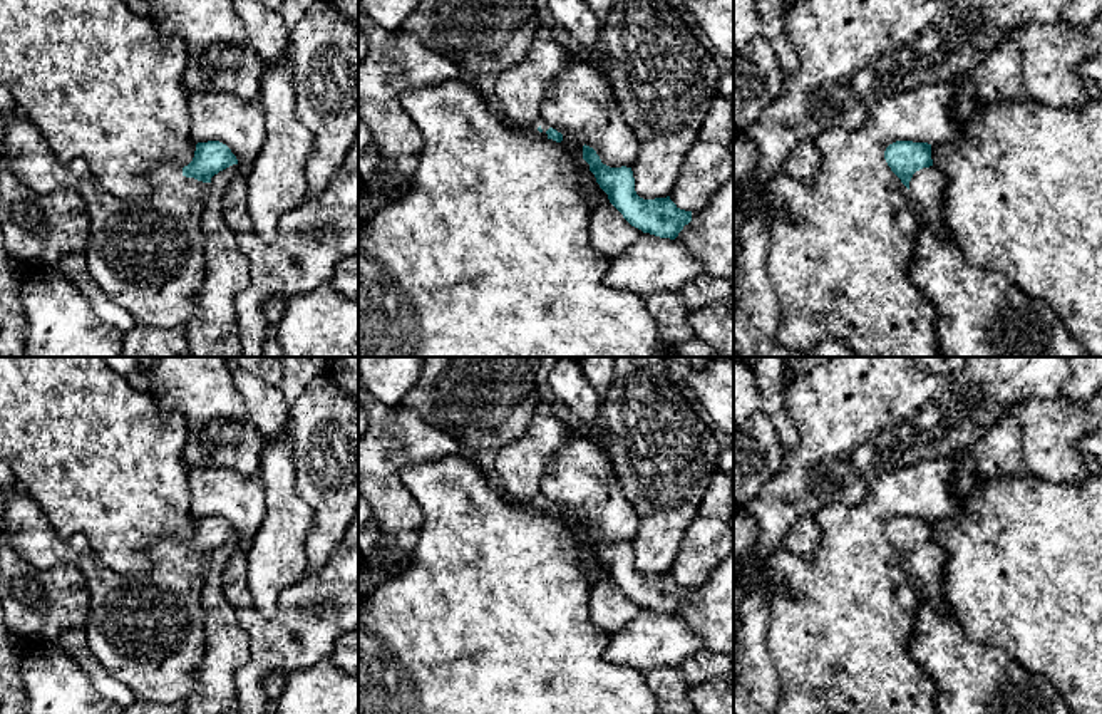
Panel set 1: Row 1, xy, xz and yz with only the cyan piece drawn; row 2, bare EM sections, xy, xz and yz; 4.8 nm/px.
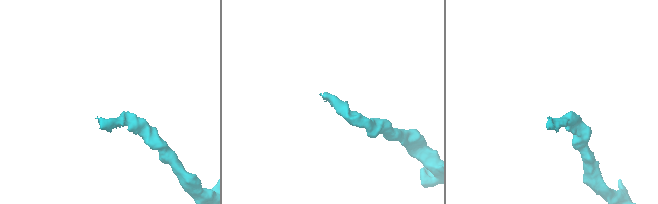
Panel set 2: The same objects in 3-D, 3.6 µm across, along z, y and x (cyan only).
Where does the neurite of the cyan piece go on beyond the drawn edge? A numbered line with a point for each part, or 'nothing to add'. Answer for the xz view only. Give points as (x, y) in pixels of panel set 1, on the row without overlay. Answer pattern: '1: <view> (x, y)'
1: xz (394, 438)

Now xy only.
1: xy (146, 629)

